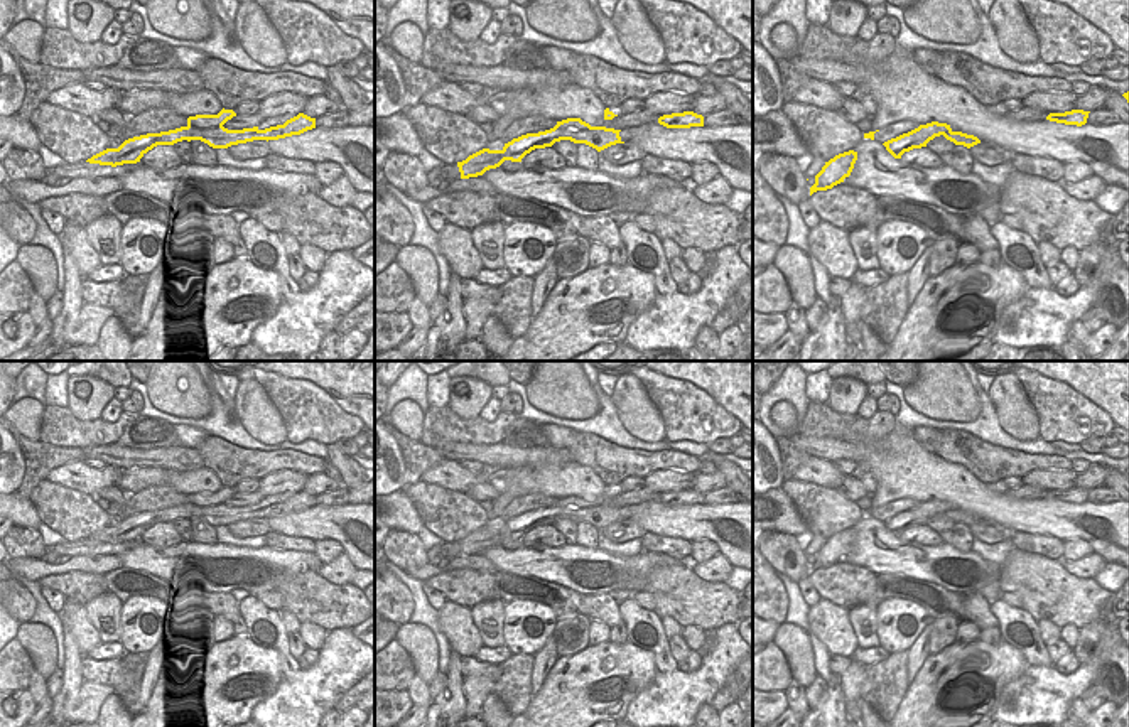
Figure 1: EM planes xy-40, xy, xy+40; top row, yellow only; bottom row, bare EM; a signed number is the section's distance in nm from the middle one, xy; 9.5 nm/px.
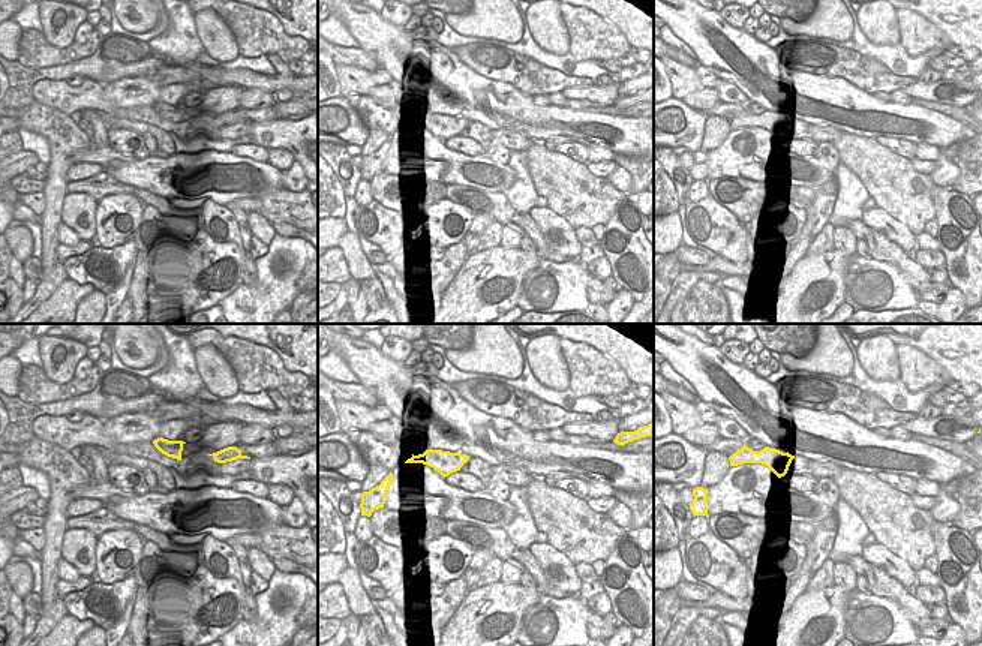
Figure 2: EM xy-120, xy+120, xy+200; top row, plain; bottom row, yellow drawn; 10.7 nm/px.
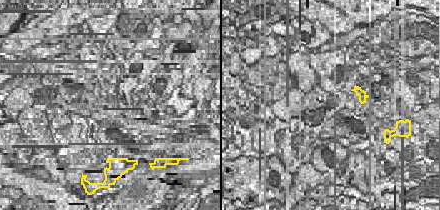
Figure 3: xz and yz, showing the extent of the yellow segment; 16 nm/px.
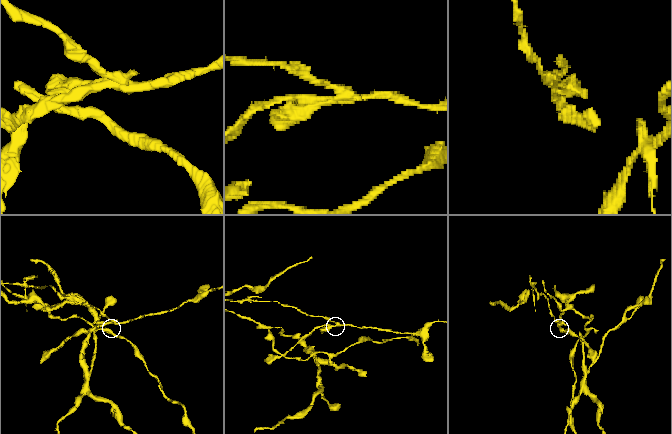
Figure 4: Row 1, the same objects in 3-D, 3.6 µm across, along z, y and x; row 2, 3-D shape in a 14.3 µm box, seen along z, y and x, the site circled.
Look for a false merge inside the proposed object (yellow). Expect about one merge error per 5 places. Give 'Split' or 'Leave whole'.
Split

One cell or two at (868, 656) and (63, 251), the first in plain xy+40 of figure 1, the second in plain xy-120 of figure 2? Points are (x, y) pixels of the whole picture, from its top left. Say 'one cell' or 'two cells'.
one cell

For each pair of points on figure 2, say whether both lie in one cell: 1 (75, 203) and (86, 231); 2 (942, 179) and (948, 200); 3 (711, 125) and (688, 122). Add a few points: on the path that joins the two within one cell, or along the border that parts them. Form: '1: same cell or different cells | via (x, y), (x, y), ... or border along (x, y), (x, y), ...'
1: same cell | via (75, 210), (75, 224), (78, 225)
2: different cells | border along (934, 183), (949, 189)
3: different cells | border along (708, 116), (699, 150)

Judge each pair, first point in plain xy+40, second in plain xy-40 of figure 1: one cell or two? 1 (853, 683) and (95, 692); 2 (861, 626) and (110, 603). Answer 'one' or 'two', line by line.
1: one
2: one

